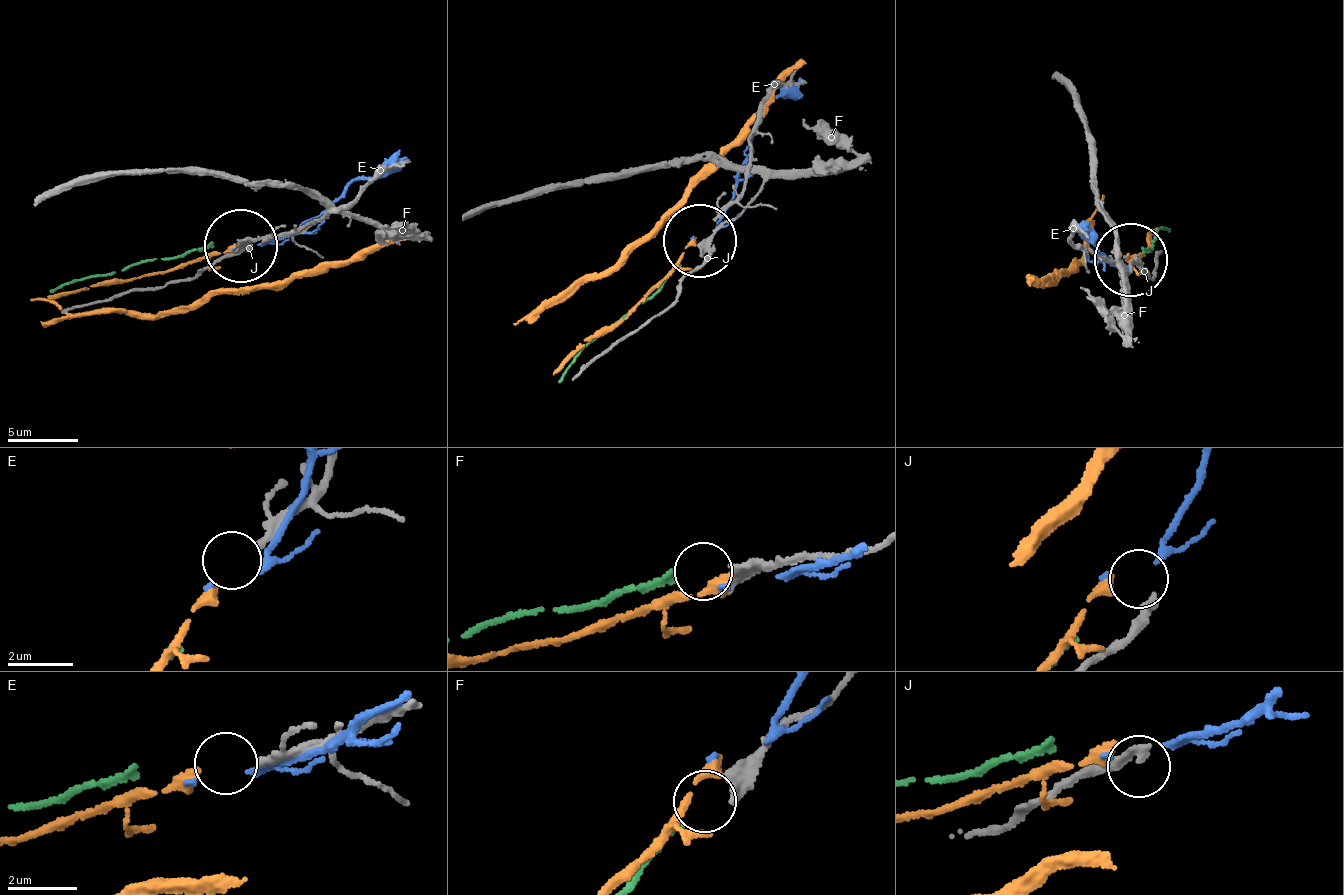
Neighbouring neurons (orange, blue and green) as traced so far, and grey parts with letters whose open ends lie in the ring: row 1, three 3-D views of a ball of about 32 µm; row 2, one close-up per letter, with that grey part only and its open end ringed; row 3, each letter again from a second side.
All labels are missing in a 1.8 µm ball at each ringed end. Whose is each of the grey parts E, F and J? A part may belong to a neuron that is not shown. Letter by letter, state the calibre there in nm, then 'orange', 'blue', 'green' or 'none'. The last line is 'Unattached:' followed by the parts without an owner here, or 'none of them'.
E: 170 nm | orange
F: 440 nm | green
J: 280 nm | none
Unattached: J

